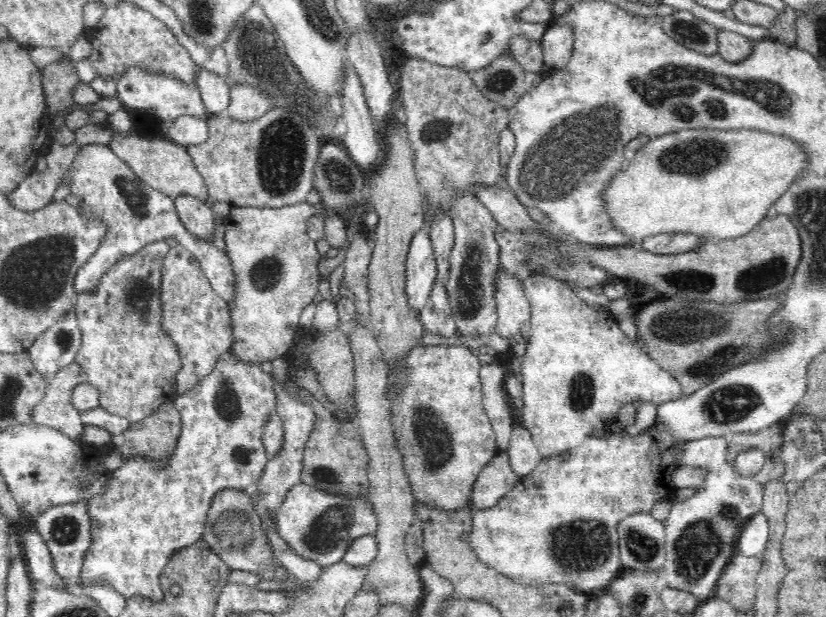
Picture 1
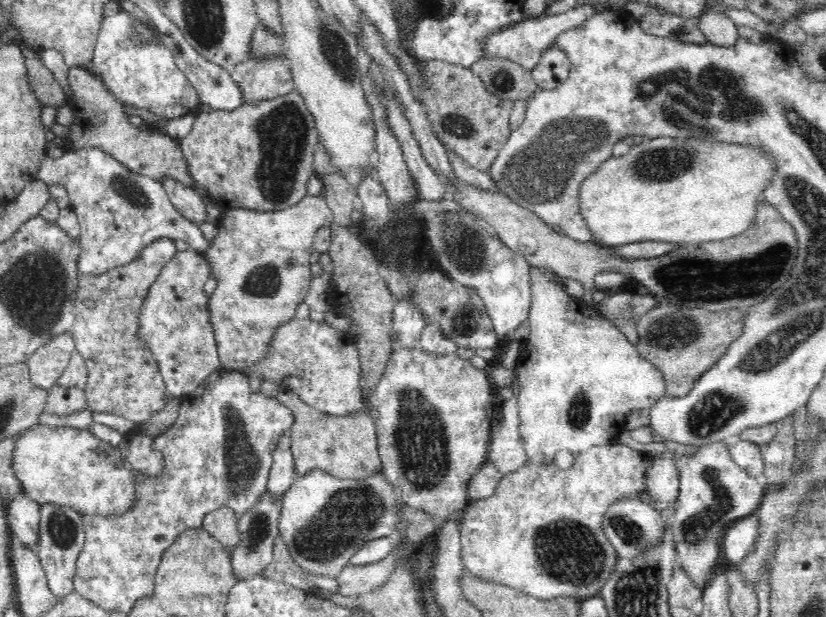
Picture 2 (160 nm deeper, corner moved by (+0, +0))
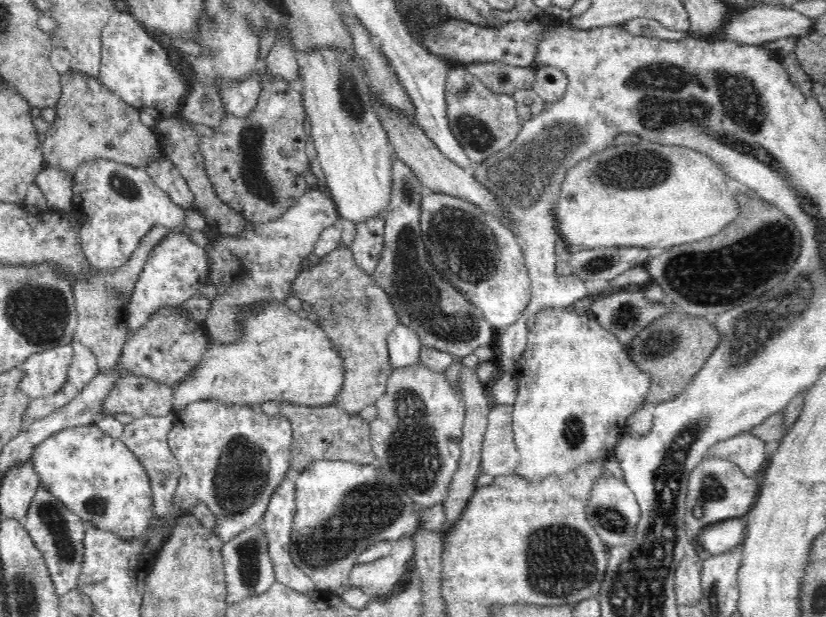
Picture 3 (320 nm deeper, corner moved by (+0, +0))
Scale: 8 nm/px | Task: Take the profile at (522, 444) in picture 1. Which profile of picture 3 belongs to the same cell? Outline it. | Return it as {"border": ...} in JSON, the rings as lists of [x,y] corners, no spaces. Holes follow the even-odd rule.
{"border":[[[495,405],[490,409],[481,446],[481,472],[494,477],[515,474],[519,460],[513,434],[513,405]]]}

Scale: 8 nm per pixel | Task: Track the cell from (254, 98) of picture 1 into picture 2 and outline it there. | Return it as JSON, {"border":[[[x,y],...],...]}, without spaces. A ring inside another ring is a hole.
{"border":[[[264,57],[239,62],[230,69],[232,80],[240,85],[244,102],[274,98],[292,93],[295,88],[291,68],[285,57]]]}

